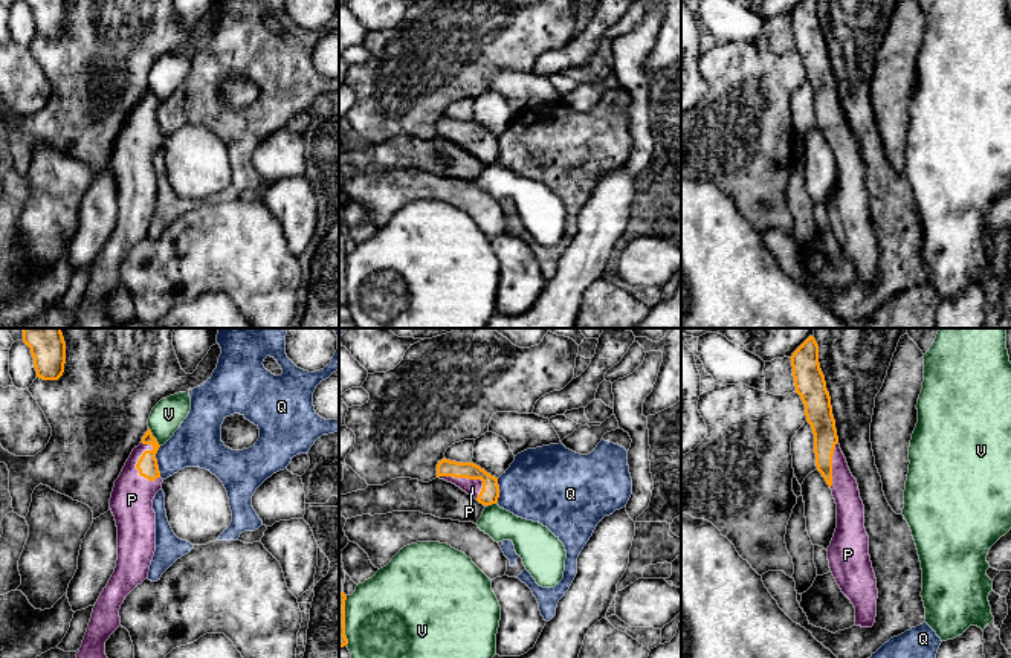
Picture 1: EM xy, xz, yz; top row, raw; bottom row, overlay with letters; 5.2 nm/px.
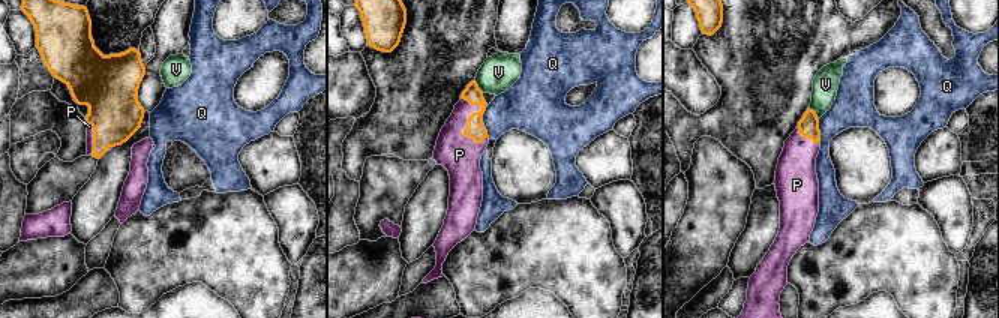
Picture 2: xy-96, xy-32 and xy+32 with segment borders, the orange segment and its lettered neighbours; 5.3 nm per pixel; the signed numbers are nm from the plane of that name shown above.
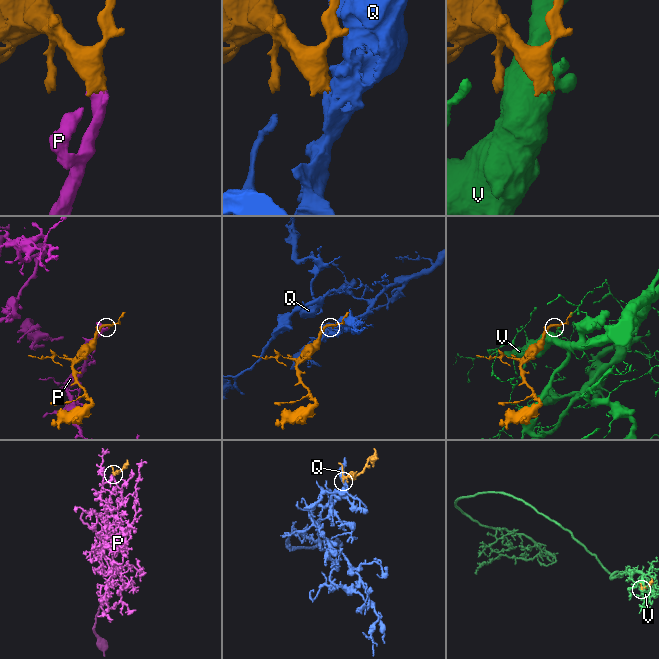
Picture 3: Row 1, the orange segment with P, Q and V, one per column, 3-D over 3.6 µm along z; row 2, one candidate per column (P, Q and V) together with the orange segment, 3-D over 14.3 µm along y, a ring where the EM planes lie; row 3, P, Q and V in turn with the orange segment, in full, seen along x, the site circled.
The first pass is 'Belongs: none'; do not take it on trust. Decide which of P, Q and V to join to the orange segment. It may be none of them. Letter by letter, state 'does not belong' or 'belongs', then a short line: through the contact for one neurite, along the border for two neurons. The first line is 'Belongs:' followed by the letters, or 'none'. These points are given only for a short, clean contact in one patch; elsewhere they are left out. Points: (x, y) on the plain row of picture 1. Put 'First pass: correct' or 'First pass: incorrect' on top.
First pass: incorrect
Belongs: P
P: belongs | xy (147, 122), (138, 121), (136, 145), (132, 158)
Q: does not belong
V: does not belong

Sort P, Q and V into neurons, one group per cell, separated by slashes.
P / Q / V

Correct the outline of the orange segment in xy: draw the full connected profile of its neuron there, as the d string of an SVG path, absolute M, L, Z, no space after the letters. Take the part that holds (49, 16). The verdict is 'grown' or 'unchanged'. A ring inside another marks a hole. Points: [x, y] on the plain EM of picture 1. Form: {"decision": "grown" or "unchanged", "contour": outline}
{"decision": "unchanged", "contour": "M24 0L31 6L37 35L58 38L64 31L66 0Z"}

